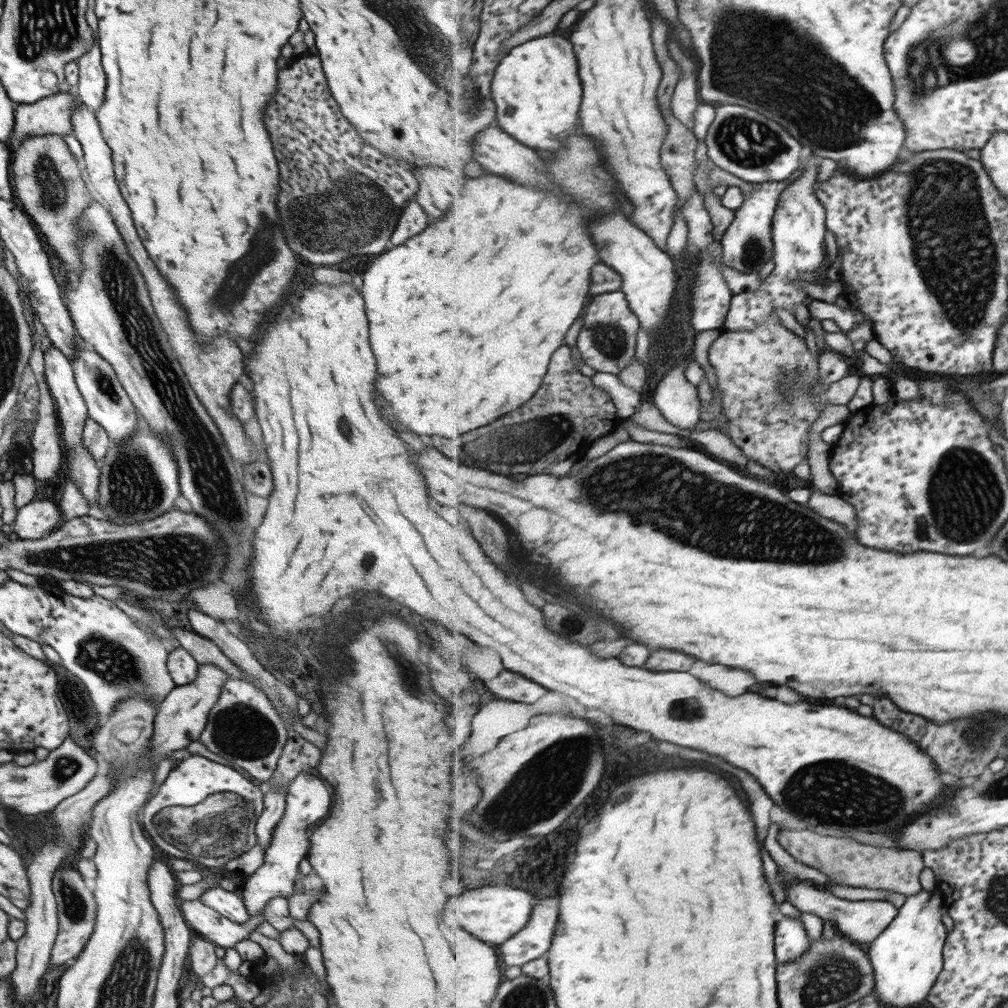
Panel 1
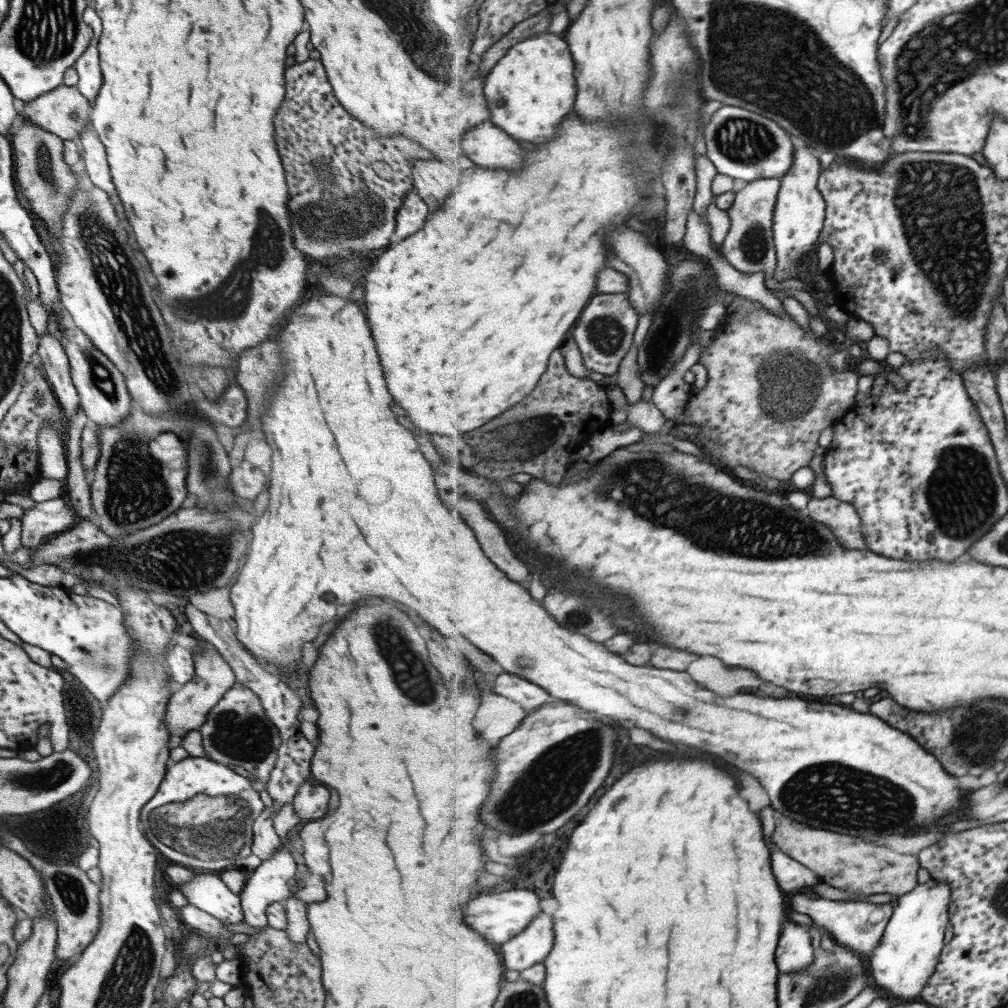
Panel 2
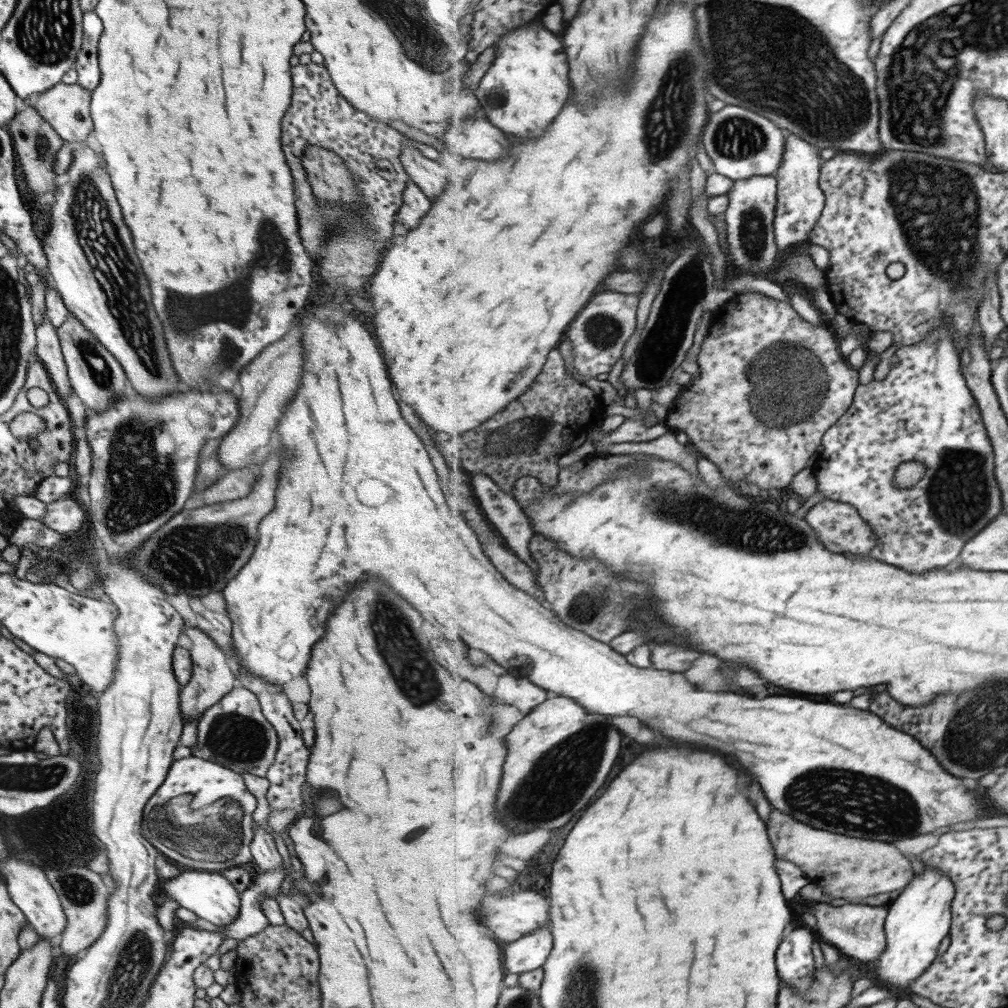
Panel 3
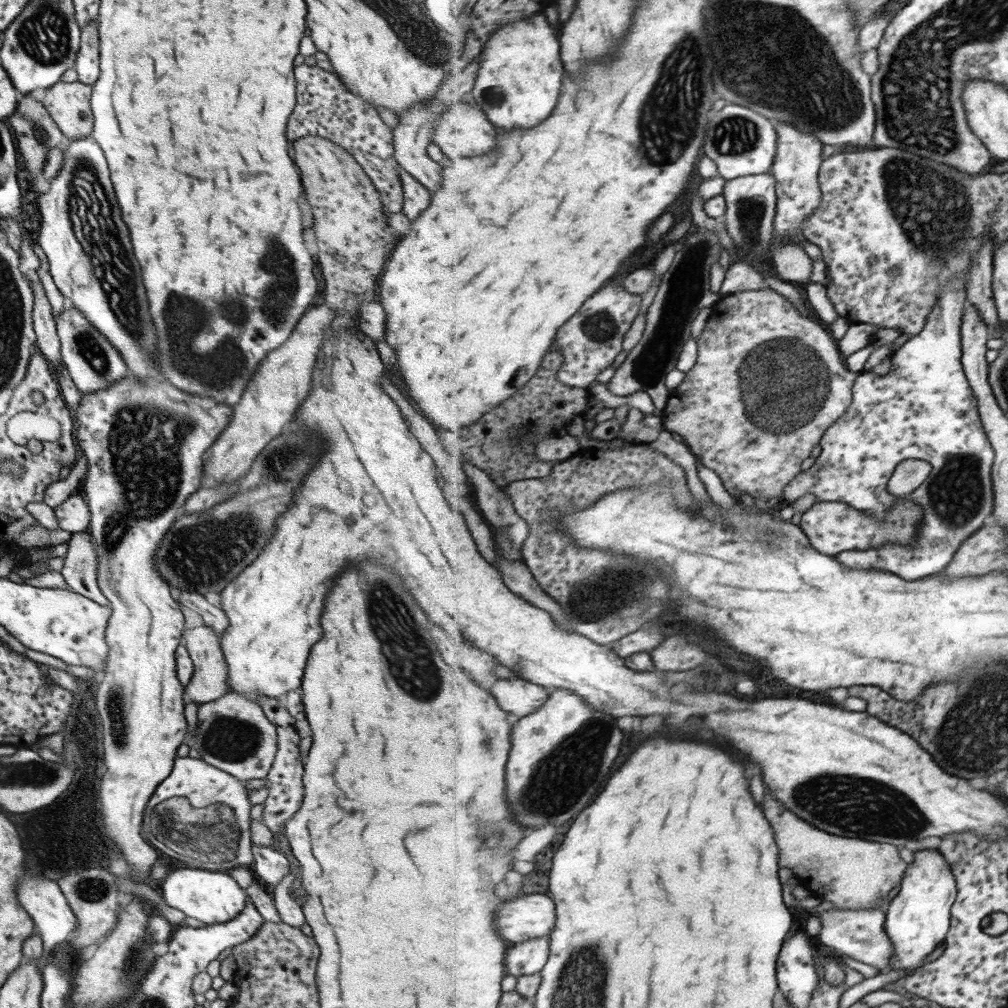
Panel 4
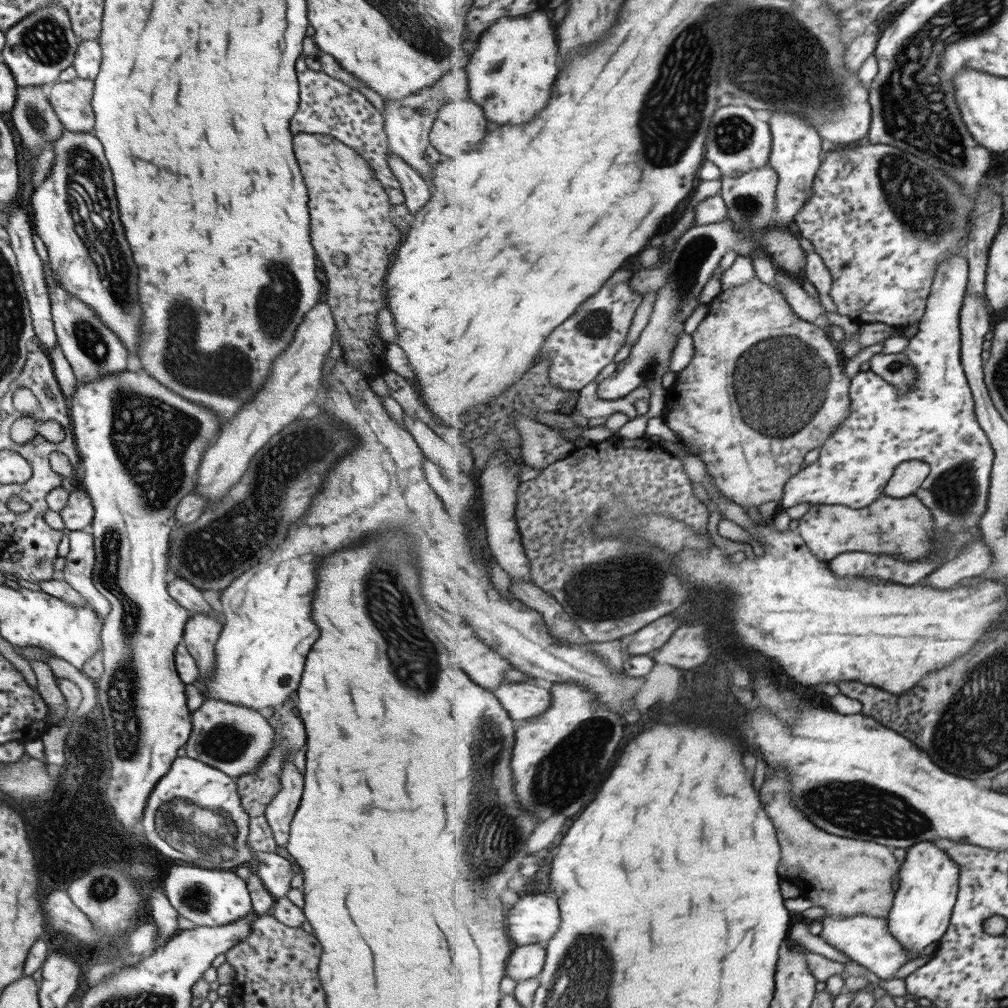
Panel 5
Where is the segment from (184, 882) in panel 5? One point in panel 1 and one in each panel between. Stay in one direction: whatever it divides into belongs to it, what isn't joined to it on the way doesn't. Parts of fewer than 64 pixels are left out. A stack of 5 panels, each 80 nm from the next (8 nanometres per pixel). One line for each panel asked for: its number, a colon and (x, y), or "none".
1: (227, 904)
2: (206, 891)
3: (206, 893)
4: (213, 897)

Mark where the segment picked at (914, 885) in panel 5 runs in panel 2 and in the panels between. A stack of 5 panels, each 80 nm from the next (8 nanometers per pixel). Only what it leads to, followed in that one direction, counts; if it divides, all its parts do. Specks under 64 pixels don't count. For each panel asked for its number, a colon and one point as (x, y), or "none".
2: (911, 948)
3: (920, 918)
4: (919, 918)

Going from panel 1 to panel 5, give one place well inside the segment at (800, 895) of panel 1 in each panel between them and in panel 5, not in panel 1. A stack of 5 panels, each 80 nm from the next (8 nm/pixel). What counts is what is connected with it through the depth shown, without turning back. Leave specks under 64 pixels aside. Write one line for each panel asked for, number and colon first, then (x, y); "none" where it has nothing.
2: (860, 925)
3: (858, 930)
4: (861, 934)
5: (867, 940)

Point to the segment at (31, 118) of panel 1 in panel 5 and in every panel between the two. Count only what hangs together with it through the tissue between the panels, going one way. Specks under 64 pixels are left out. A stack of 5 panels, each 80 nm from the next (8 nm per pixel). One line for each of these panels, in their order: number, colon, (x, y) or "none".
2: (63, 111)
3: (66, 107)
4: (67, 103)
5: (70, 100)

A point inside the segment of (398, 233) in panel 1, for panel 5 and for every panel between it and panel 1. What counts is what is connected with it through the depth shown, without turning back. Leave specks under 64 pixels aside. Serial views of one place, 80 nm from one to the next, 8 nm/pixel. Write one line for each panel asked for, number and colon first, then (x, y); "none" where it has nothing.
2: (409, 217)
3: (414, 204)
4: (415, 197)
5: (416, 192)

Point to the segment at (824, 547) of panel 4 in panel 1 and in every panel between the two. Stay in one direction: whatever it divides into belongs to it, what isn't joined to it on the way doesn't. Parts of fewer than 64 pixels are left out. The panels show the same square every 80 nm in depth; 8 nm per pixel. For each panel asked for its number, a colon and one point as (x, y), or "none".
1: (834, 507)
2: (841, 517)
3: (841, 527)

